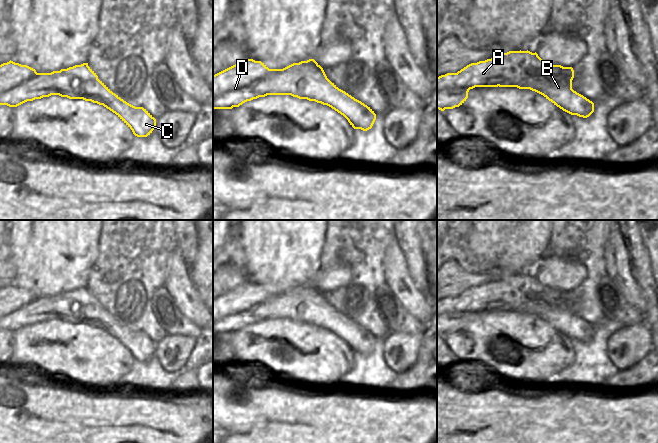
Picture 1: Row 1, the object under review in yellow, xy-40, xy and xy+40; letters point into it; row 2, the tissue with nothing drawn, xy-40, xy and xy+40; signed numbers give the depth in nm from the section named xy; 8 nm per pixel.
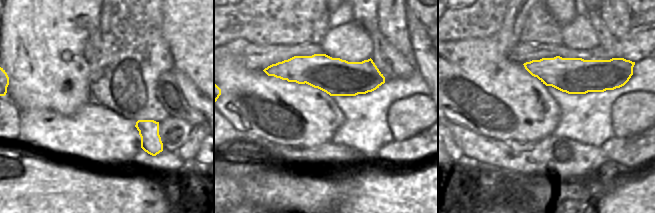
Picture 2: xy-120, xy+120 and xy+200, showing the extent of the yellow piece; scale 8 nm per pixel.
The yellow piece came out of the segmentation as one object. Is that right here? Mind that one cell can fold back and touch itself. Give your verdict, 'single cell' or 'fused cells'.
fused cells

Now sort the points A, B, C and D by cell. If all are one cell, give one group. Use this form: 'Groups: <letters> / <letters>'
Groups: A D / B C

